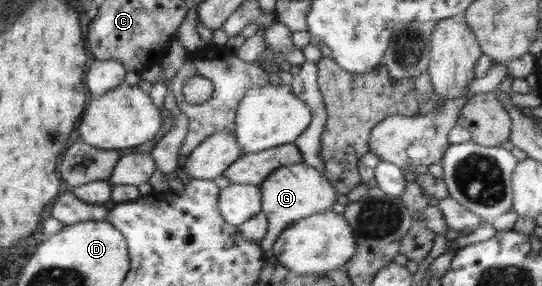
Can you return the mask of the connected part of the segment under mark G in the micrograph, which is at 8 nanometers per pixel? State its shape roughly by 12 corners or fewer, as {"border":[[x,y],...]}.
{"border":[[306,163],[260,183],[269,255],[279,235],[337,202],[332,183]]}

